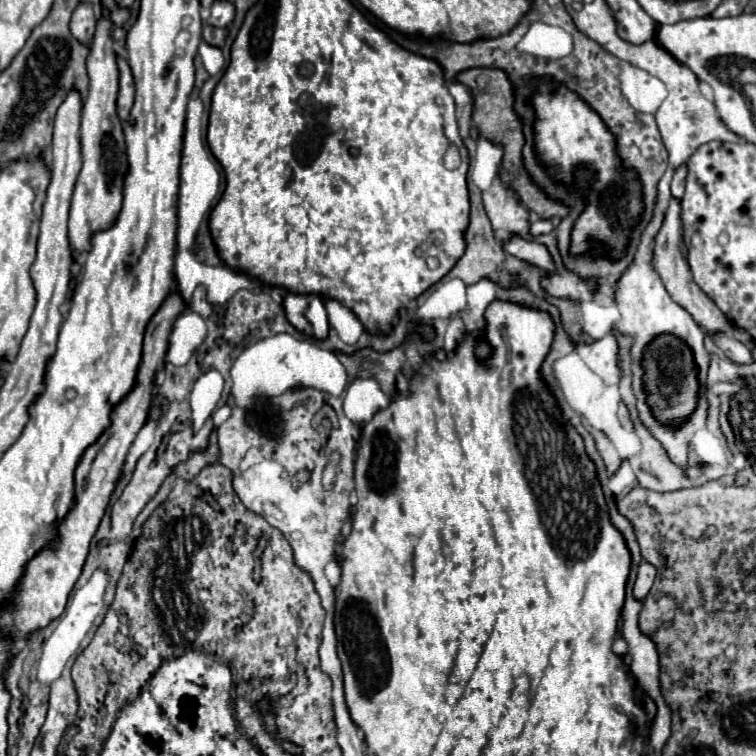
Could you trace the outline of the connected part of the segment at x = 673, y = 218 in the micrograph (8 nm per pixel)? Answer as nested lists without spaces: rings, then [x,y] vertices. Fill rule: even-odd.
[[[670,200],[666,218],[662,222],[660,232],[654,238],[654,250],[652,250],[654,258],[654,268],[660,274],[668,294],[672,296],[674,302],[678,302],[682,308],[686,308],[690,312],[690,316],[696,320],[696,324],[700,328],[706,330],[706,334],[714,334],[716,330],[724,330],[730,332],[734,328],[734,324],[720,312],[720,308],[696,286],[696,282],[692,280],[692,272],[688,270],[688,262],[686,262],[686,246],[682,242],[682,226],[680,226],[680,200]]]

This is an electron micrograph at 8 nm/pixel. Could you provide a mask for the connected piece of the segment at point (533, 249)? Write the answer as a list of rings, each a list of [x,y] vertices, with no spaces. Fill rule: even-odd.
[[[512,234],[504,244],[502,244],[504,252],[532,264],[532,266],[538,266],[542,270],[550,270],[554,272],[556,270],[556,264],[548,252],[548,248],[544,244],[538,244],[536,240],[526,240],[522,238],[520,234]]]

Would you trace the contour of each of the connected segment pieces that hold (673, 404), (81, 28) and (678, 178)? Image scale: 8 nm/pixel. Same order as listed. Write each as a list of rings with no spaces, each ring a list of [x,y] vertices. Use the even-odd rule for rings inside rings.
[[[668,336],[656,338],[656,342],[652,342],[652,346],[648,346],[648,350],[646,350],[644,368],[646,368],[646,378],[644,378],[646,388],[650,392],[648,404],[654,408],[656,418],[666,422],[666,424],[670,424],[670,422],[678,424],[696,406],[696,388],[698,388],[696,374],[698,374],[698,368],[694,364],[692,352],[678,338],[668,338]]]
[[[80,2],[78,8],[74,10],[72,14],[72,22],[70,22],[70,32],[72,36],[88,46],[92,42],[92,36],[94,36],[94,30],[96,30],[96,20],[94,20],[94,6],[90,2]]]
[[[680,166],[674,174],[674,180],[672,180],[672,198],[682,198],[684,194],[684,180],[686,180],[686,166]]]

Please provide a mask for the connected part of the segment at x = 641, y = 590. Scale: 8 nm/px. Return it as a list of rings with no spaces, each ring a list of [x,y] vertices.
[[[642,562],[640,570],[638,570],[636,584],[634,584],[634,598],[638,598],[638,600],[646,598],[648,590],[654,584],[654,578],[656,578],[656,566],[650,564],[650,562]]]

